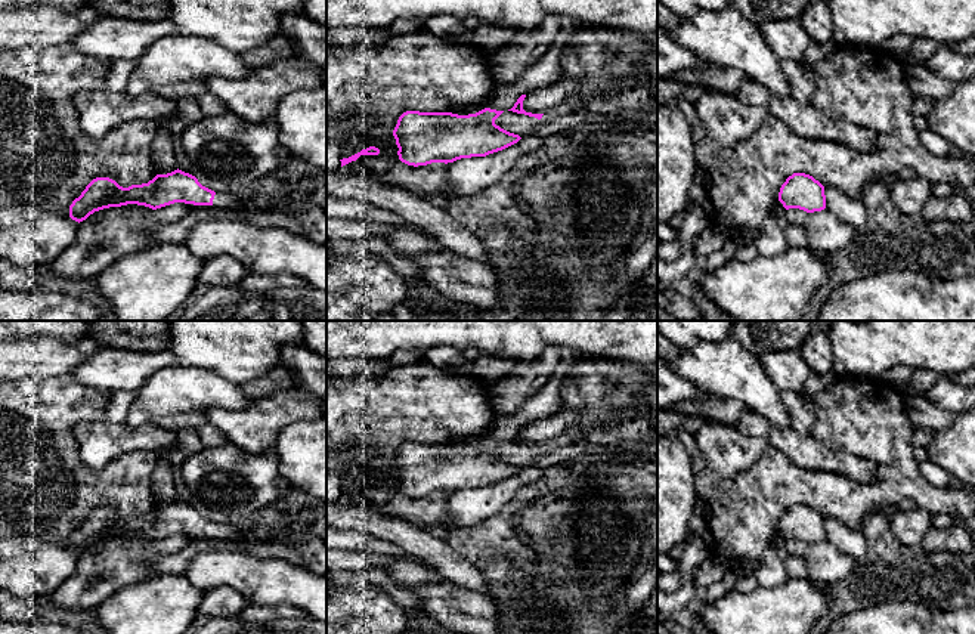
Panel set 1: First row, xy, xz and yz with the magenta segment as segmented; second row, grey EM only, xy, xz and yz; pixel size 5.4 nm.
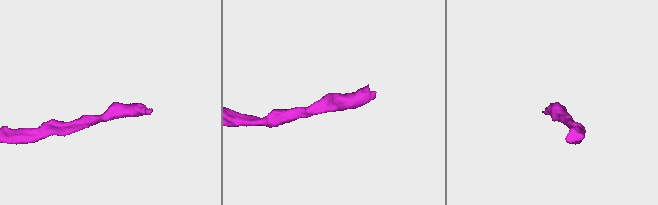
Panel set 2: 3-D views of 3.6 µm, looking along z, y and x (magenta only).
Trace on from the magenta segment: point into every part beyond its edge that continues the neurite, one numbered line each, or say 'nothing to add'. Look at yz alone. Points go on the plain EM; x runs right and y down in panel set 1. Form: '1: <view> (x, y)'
nothing to add

